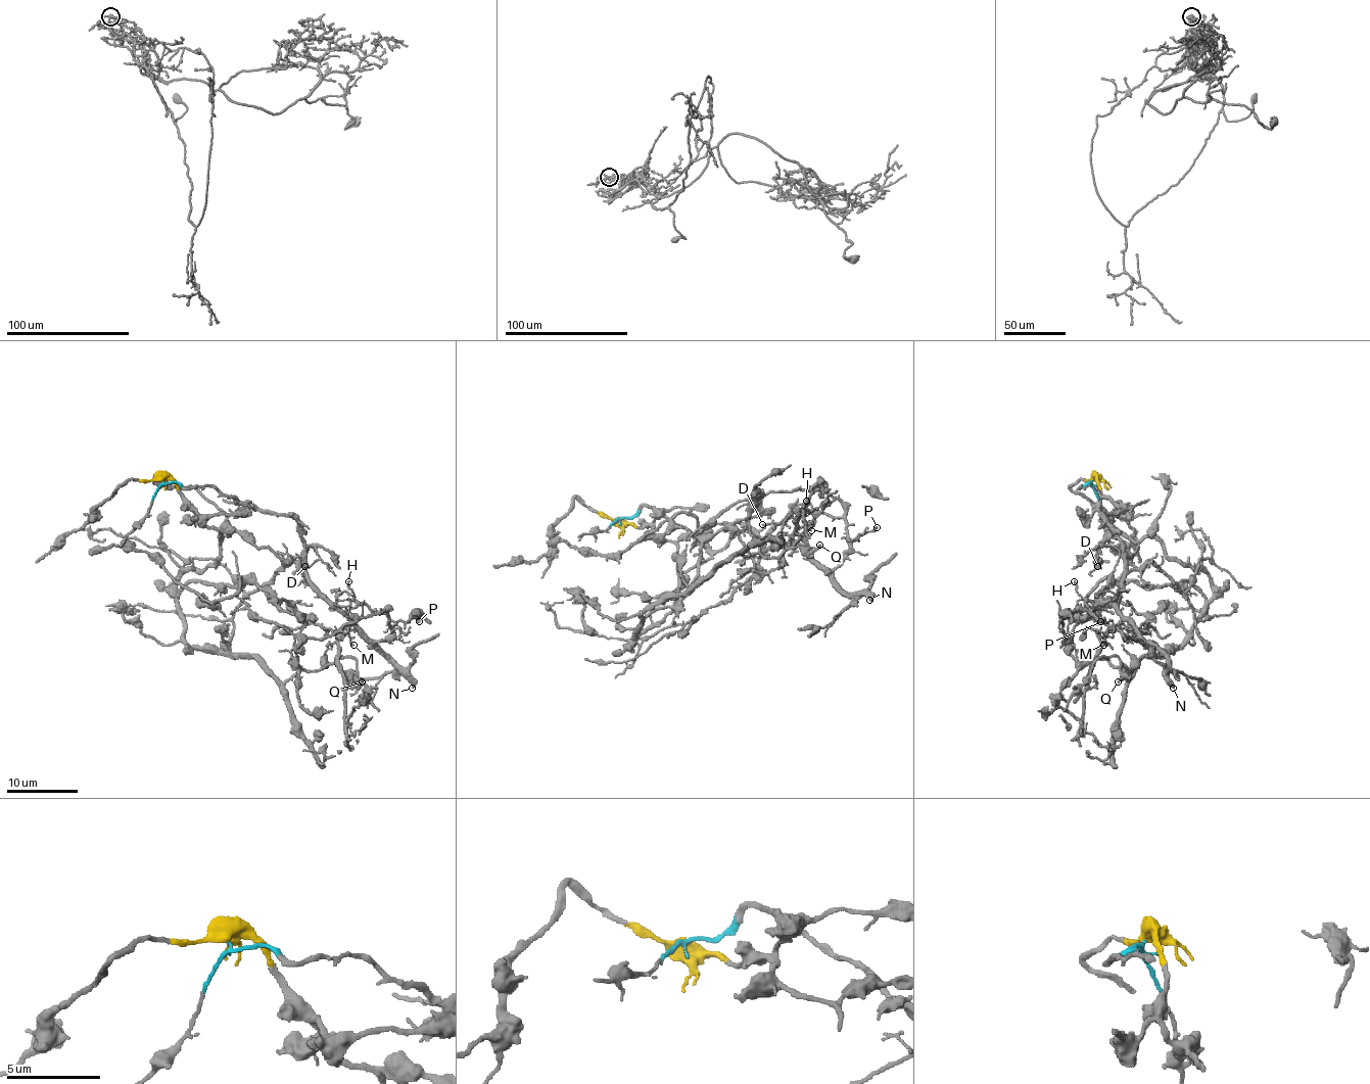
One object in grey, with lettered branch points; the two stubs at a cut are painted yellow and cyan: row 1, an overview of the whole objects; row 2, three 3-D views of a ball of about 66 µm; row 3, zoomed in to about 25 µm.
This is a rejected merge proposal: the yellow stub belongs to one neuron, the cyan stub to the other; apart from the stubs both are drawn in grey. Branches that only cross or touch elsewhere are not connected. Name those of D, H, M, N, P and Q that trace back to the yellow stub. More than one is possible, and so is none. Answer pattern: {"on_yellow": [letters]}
{"on_yellow": ["Q"]}

